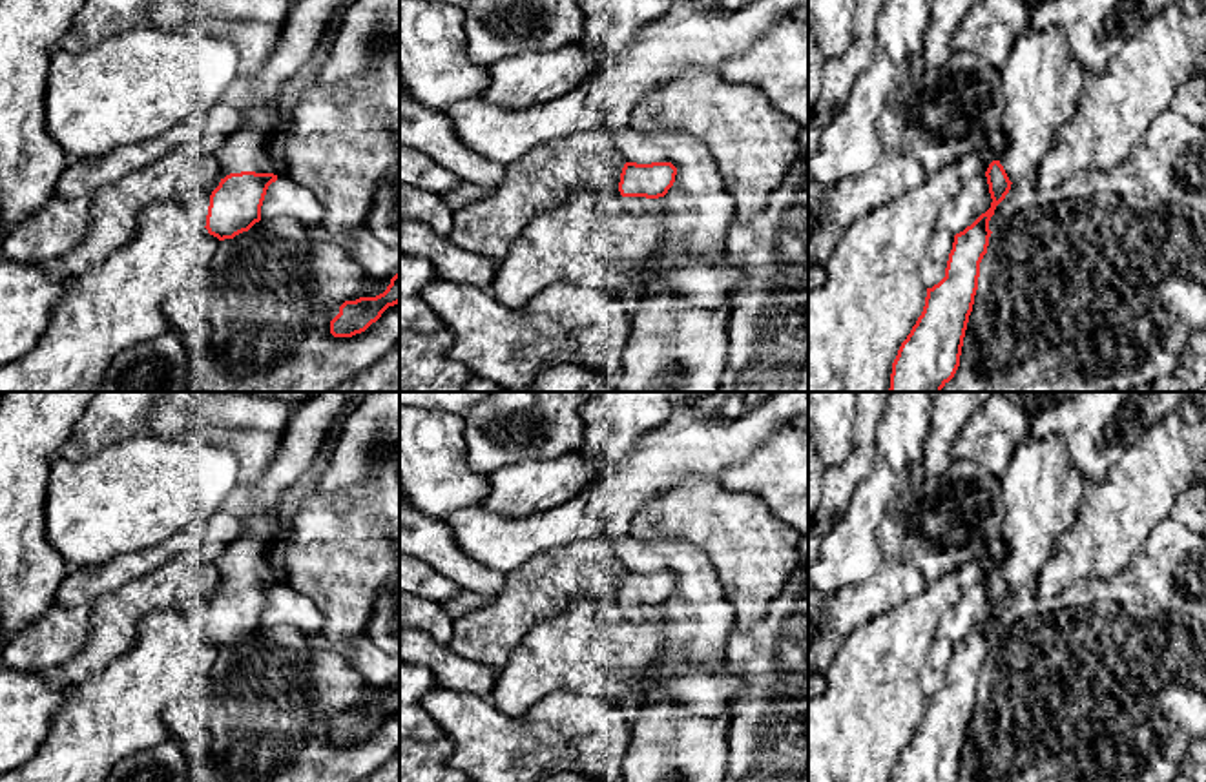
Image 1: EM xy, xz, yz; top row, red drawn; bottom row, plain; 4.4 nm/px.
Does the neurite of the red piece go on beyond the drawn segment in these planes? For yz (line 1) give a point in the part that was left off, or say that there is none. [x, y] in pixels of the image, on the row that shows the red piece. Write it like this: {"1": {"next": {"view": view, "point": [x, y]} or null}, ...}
{"1": {"next": {"view": "yz", "point": [1040, 82]}}}

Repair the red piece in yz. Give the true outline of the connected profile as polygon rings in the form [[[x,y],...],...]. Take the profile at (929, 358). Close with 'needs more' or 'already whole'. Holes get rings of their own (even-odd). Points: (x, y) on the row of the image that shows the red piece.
[[[1062,27],[1024,31],[1000,67],[1002,97],[1005,100],[1002,129],[1003,144],[998,160],[985,171],[991,208],[971,226],[954,235],[945,277],[927,288],[925,306],[892,363],[889,392],[941,392],[960,366],[963,337],[978,290],[980,262],[989,246],[989,221],[1016,179],[1036,179],[1044,157],[1056,146],[1060,129],[1076,111],[1084,89],[1084,69],[1067,46]]]; needs more

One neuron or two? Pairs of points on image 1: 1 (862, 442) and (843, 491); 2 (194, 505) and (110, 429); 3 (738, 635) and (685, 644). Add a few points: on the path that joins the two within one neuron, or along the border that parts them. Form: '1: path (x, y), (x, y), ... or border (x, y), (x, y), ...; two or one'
1: path (862, 454), (858, 465), (845, 478); one
2: border (145, 432), (110, 443), (84, 460); two
3: border (730, 631), (725, 662); two

